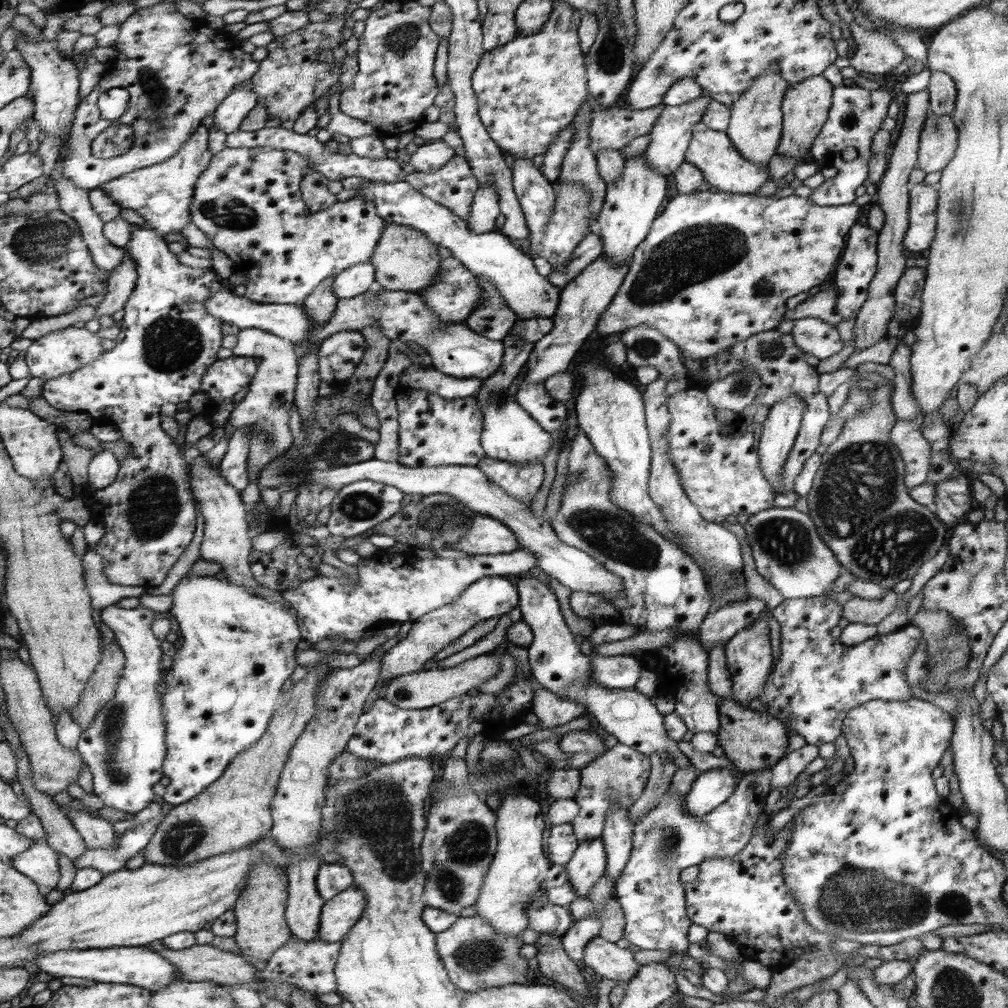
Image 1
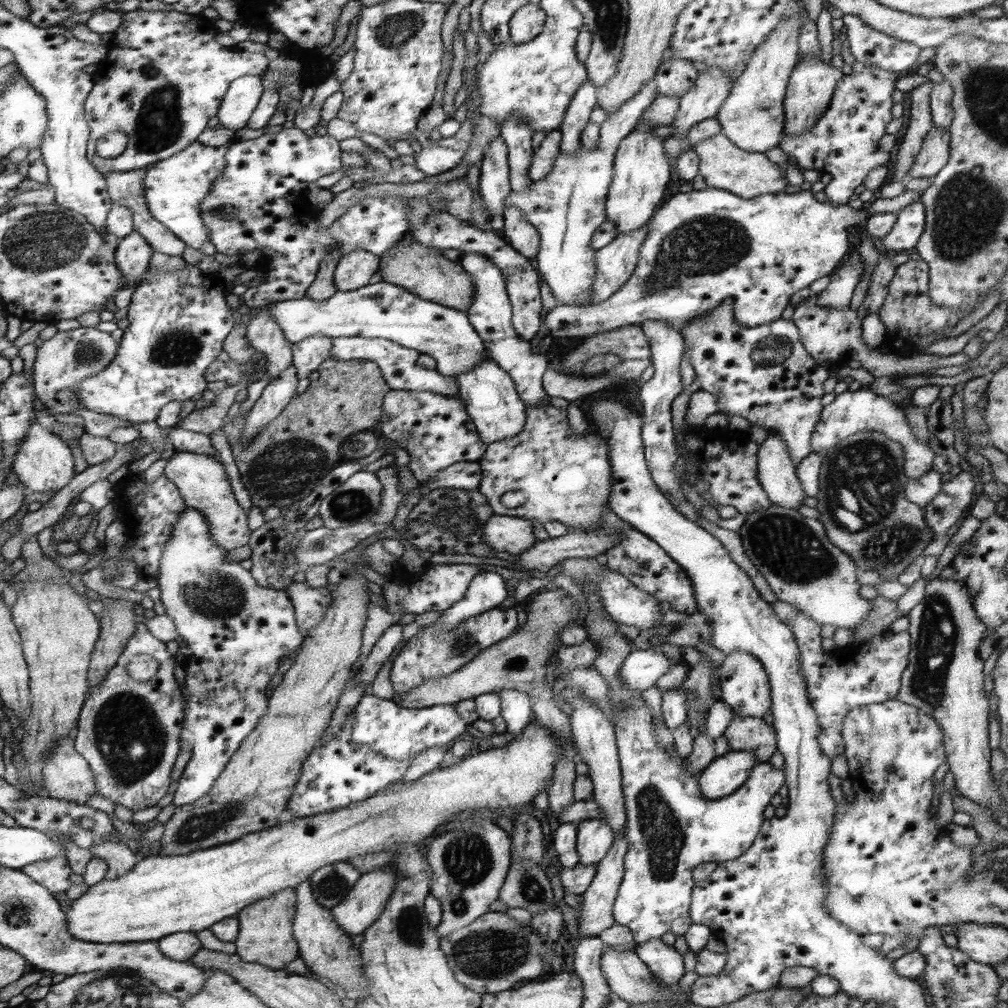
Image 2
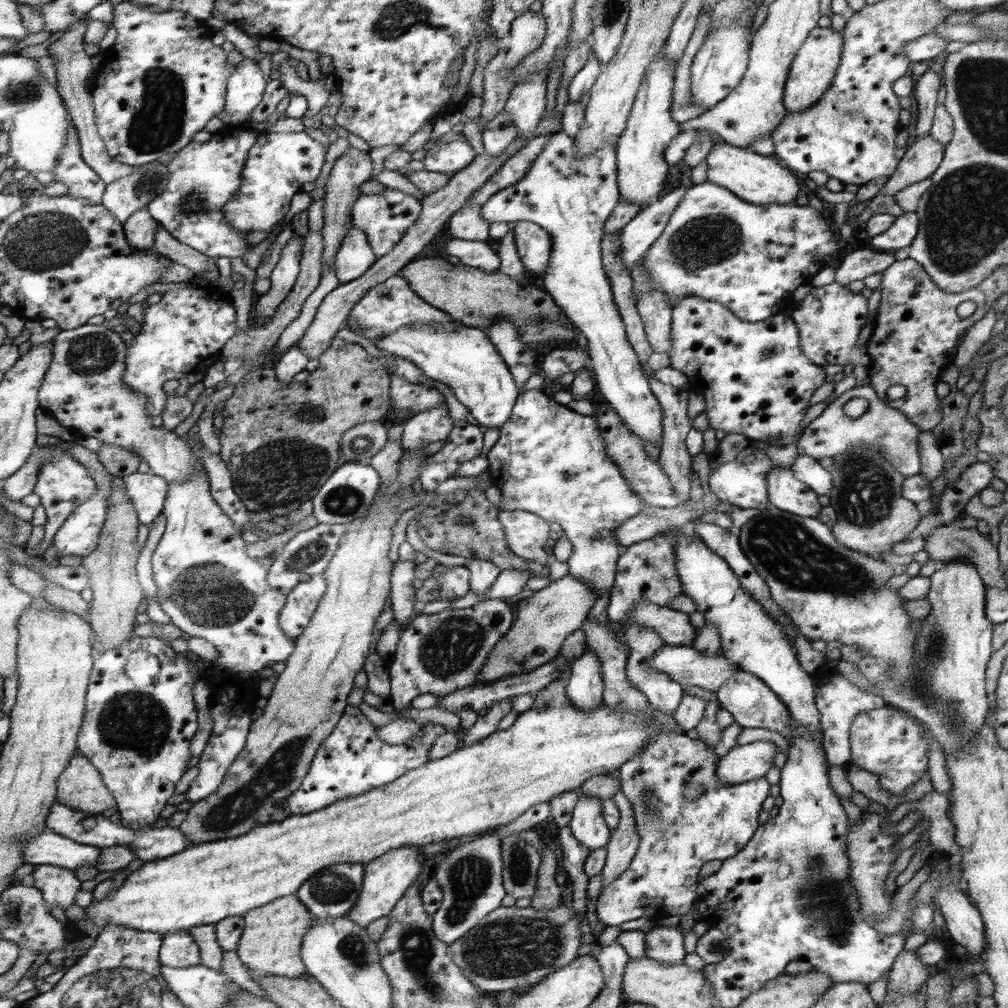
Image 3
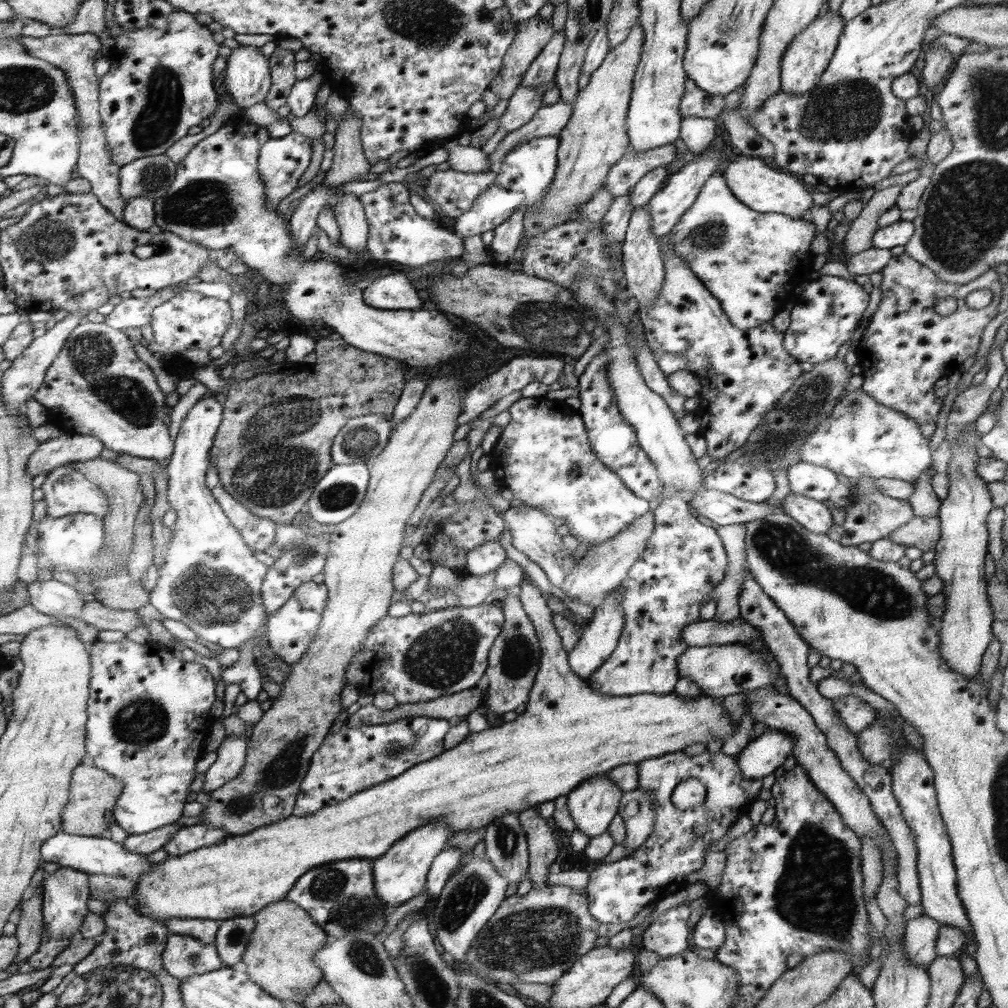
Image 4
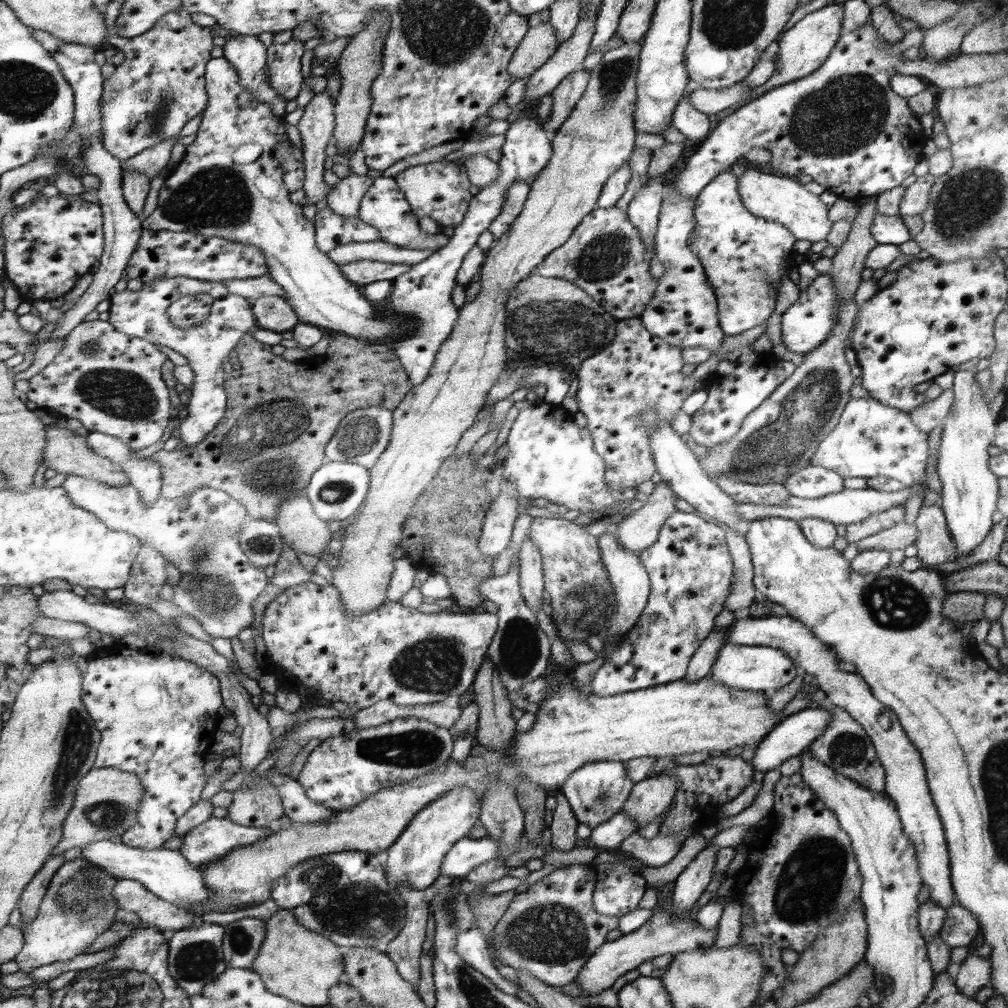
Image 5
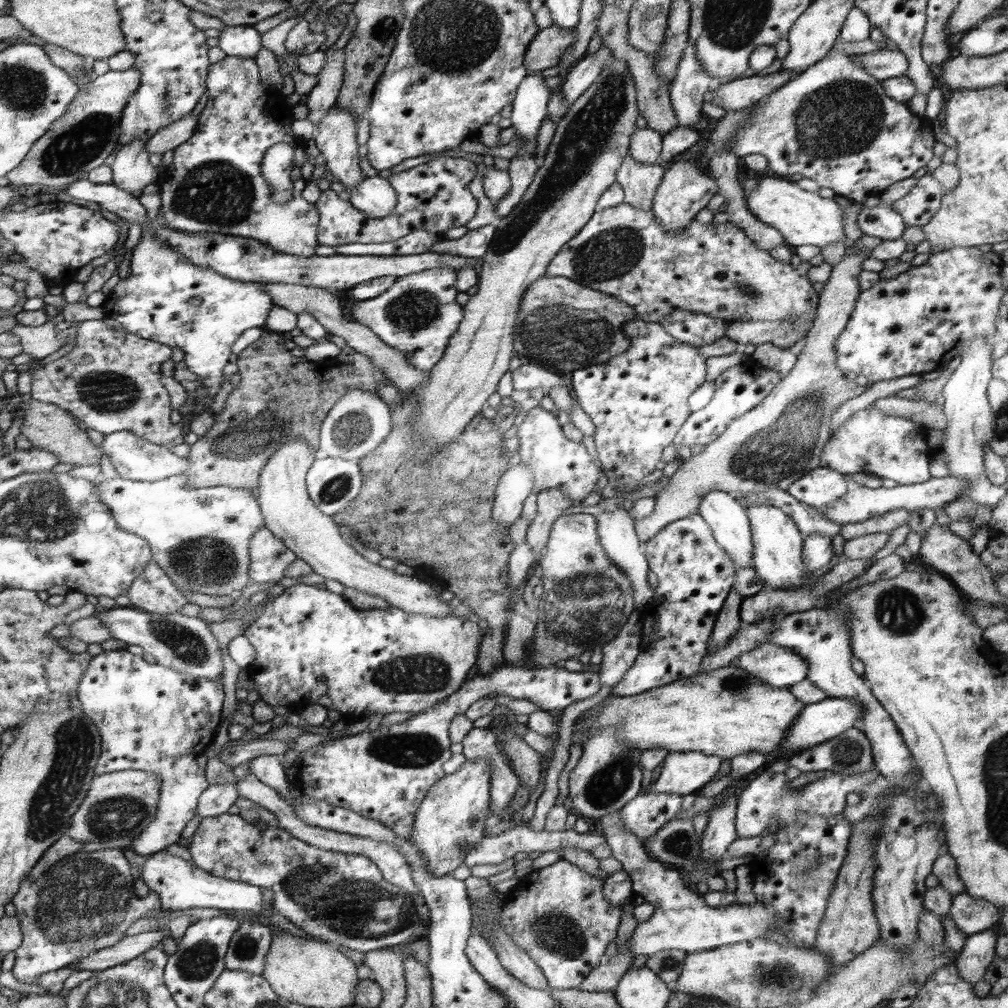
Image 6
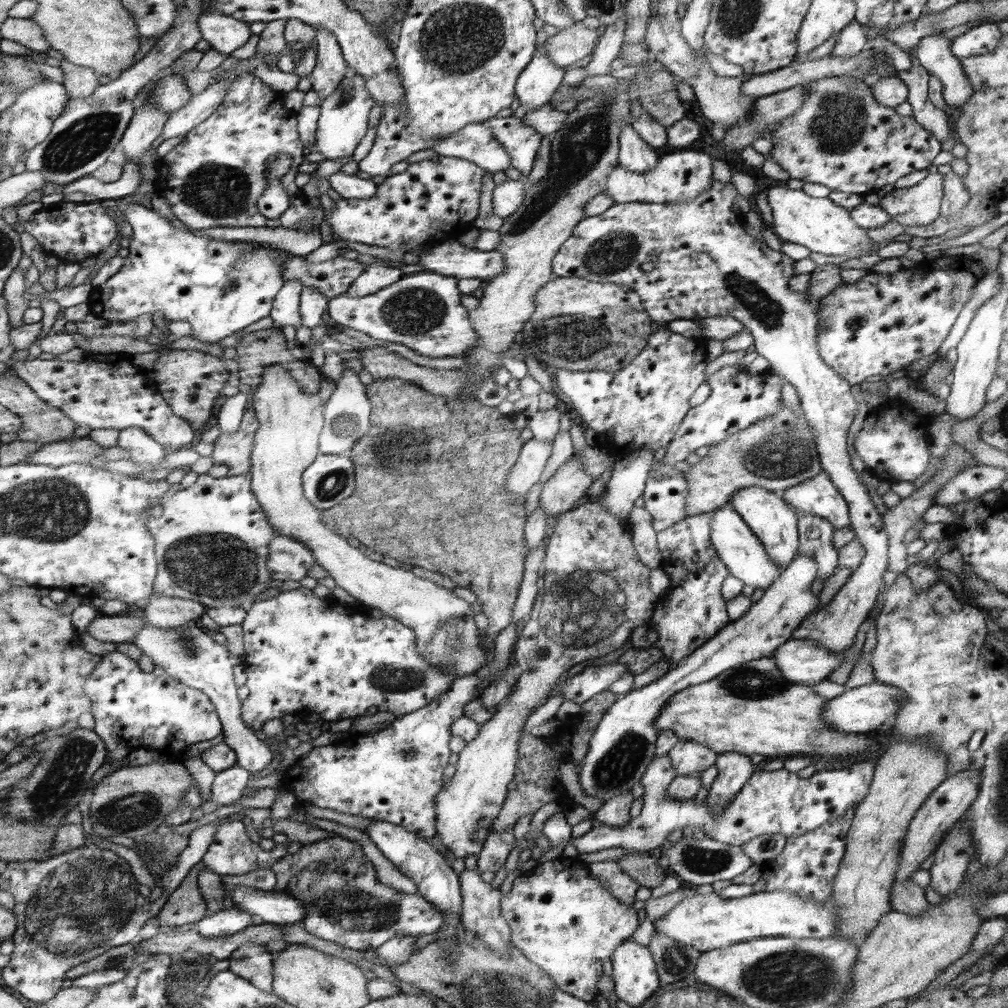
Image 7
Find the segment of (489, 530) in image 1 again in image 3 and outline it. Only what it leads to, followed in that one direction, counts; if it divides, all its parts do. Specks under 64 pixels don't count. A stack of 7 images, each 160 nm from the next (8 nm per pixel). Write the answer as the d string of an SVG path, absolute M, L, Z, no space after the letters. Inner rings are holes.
M499 510L498 521L506 533L510 550L525 561L546 564L548 560L545 542L550 538L550 523L528 511Z

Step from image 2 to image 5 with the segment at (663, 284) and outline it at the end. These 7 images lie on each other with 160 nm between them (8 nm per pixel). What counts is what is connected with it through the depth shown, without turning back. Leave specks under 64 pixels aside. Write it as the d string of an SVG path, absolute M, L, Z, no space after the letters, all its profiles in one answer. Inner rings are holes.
M729 171L722 172L722 174L718 174L718 176L714 177L714 180L710 182L703 190L698 194L698 198L695 200L694 204L694 217L696 220L696 225L692 235L690 235L690 249L698 256L698 260L702 262L702 266L705 268L705 273L708 280L711 282L712 288L714 288L714 292L717 295L717 310L718 310L718 320L720 324L720 329L722 329L723 333L726 335L734 336L737 334L742 334L752 328L764 325L767 323L768 318L770 318L771 314L774 313L776 297L778 292L778 281L780 276L782 276L781 268L784 264L787 263L788 259L792 255L798 255L796 251L794 251L794 244L796 242L796 238L792 235L792 232L788 230L788 228L782 226L782 224L774 223L773 221L763 220L762 218L758 218L758 216L752 215L748 210L744 207L742 200L740 200L740 194L738 192L738 177L733 175Z

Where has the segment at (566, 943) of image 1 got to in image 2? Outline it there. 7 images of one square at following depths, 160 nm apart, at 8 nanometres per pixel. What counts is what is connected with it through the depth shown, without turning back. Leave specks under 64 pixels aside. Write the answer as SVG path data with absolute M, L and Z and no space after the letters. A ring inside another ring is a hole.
M625 830L615 836L608 854L597 862L597 871L590 883L590 886L583 892L582 914L578 920L578 940L588 938L588 936L599 936L604 930L607 930L615 923L612 916L614 901L624 874L624 857L628 852L629 840Z

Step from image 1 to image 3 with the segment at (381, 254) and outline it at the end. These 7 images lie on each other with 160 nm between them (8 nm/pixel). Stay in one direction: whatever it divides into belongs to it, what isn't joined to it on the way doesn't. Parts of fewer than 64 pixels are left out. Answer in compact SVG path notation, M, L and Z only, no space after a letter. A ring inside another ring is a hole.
M432 255L422 257L419 260L414 259L402 269L404 271L400 275L409 282L410 288L427 304L450 316L454 322L487 330L498 315L504 315L516 327L517 333L521 336L519 339L533 346L538 346L541 342L550 342L550 340L576 340L575 332L560 320L562 310L554 304L554 299L546 290L530 283L530 281L519 281L499 270L486 272L484 269L469 267L461 262L459 265L454 265L443 257Z

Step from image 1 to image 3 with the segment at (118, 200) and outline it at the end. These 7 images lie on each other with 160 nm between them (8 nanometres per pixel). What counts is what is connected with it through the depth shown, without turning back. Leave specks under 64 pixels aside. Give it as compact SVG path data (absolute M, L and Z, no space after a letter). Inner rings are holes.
M218 127L213 137L205 143L190 142L188 146L181 148L176 157L167 165L168 183L164 193L152 200L147 207L148 213L158 225L170 232L176 240L183 244L190 244L197 252L207 255L209 258L219 257L243 257L250 248L246 242L246 233L238 231L225 218L224 207L234 199L234 196L241 191L242 172L244 171L249 150L257 142L262 132L248 127L246 130L239 128L234 130L229 127Z

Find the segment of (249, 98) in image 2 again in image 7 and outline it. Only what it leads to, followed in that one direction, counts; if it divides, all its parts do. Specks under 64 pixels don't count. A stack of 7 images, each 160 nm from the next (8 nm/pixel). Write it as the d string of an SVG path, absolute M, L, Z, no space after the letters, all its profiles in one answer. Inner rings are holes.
M216 11L202 13L198 17L197 25L202 39L222 54L229 55L234 50L244 47L248 38L253 35L250 32L250 24Z

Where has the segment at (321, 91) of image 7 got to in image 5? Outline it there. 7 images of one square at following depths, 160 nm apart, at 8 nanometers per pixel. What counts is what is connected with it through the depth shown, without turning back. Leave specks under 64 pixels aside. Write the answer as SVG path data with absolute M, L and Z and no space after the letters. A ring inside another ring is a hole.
M324 91L315 94L314 98L304 107L304 114L298 122L297 128L304 146L306 167L305 188L302 188L305 192L305 200L302 206L308 206L308 204L316 205L320 200L325 199L328 196L328 192L332 190L332 186L324 182L323 175L325 171L324 160L327 157L324 154L324 149L326 144L328 144L328 140L333 136L335 127L334 109L335 99L328 92Z

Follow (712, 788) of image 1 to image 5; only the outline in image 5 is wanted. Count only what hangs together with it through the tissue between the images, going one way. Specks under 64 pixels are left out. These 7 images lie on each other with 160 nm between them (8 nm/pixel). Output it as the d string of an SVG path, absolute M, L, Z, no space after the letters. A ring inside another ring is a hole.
M813 706L786 716L781 722L760 742L753 754L752 766L755 770L768 772L779 768L789 758L794 756L800 757L803 751L806 751L810 744L817 740L826 725L830 725L832 714L830 711L824 711L822 708L814 708Z

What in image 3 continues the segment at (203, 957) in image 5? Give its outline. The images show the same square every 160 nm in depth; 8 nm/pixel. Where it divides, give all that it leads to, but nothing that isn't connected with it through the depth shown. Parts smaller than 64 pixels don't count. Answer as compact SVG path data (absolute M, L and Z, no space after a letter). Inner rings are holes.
M190 933L166 934L161 938L159 961L170 968L200 966L200 946L193 940Z

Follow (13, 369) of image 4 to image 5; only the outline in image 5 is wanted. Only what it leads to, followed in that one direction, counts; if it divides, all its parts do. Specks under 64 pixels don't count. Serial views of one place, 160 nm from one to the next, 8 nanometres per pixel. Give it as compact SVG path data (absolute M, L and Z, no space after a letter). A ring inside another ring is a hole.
M61 42L54 52L50 52L73 88L73 101L75 104L73 122L79 128L79 133L83 140L83 150L81 150L83 161L80 164L80 172L98 176L98 189L96 191L105 214L106 235L105 255L102 256L97 271L93 274L92 284L78 298L76 304L64 313L64 317L56 321L56 327L51 334L51 338L56 338L58 341L64 339L78 324L84 322L84 318L94 312L97 304L109 298L108 292L116 286L122 276L122 271L128 266L130 257L136 251L138 240L143 230L141 218L138 218L130 210L126 205L126 201L124 201L124 195L122 195L122 178L124 178L122 161L108 152L102 144L102 129L100 129L102 126L101 103L105 88L105 78L102 76L101 67L94 61L94 55L98 51L96 47L90 48L74 42Z

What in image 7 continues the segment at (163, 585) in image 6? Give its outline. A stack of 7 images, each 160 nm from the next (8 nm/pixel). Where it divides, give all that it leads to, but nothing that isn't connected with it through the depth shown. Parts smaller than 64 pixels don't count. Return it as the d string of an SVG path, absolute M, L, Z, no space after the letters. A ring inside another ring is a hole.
M159 592L149 596L150 603L144 608L144 617L156 628L182 626L191 621L199 621L207 607L195 600L162 596Z

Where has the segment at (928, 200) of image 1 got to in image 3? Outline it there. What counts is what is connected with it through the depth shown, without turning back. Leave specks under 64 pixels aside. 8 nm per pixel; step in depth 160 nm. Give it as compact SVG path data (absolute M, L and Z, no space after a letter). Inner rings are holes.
M917 212L904 213L895 218L894 223L886 229L886 232L872 237L870 244L884 252L895 252L907 246L910 247L918 234L918 224L920 220Z

